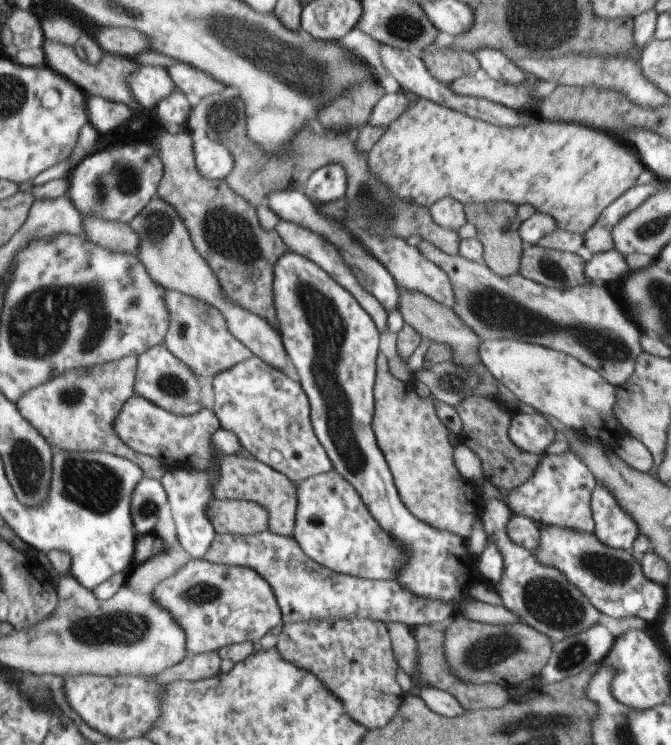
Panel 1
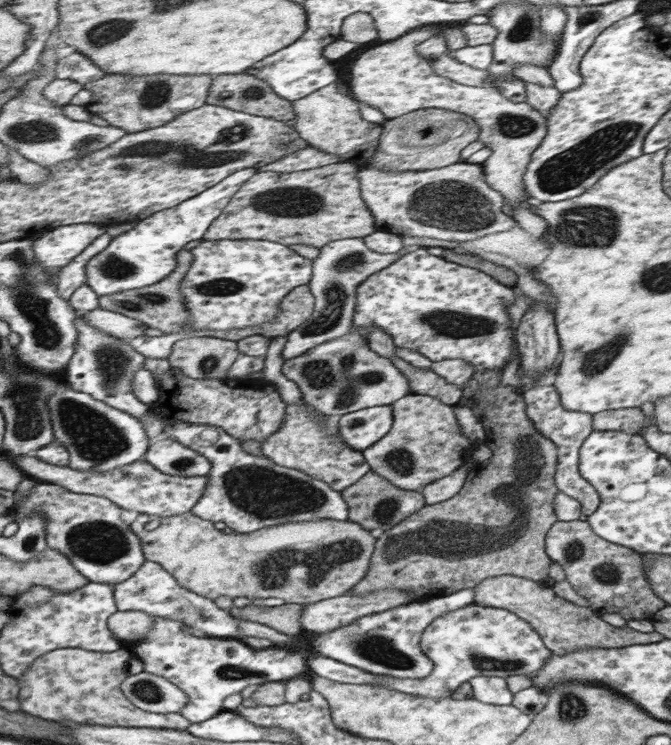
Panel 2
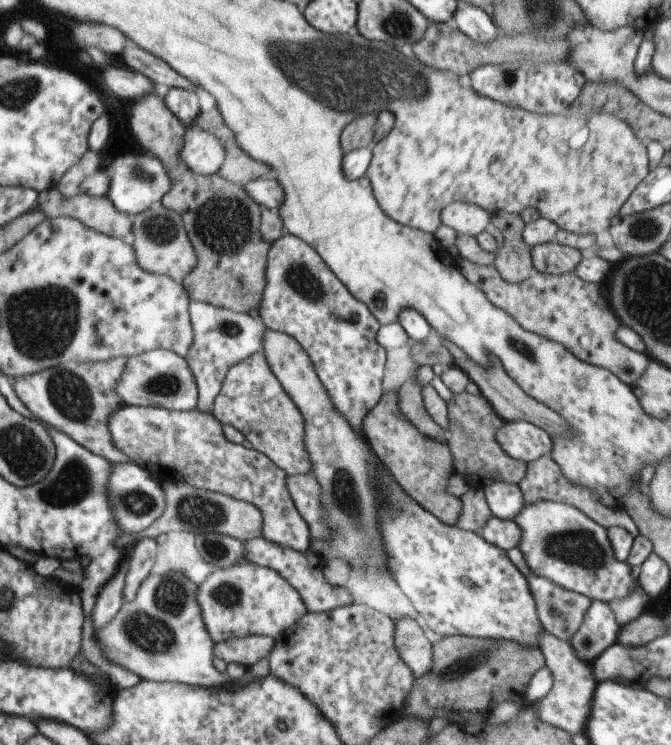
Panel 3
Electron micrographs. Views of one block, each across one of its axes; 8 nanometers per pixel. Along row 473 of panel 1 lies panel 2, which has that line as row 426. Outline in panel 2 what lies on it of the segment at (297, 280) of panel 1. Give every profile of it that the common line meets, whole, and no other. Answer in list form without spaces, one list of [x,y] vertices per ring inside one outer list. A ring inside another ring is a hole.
[[[391,405],[363,408],[349,412],[338,418],[342,440],[358,451],[366,450],[393,428],[393,408]]]

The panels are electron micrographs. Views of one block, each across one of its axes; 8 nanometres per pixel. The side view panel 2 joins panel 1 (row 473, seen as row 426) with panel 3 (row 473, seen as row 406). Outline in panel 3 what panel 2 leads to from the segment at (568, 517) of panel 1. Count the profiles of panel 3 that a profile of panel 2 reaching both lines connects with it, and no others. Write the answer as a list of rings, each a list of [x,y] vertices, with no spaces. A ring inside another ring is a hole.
[[[548,454],[541,456],[540,459],[533,460],[528,464],[528,474],[518,484],[523,496],[523,506],[531,503],[535,505],[540,501],[556,501],[565,505],[572,505],[574,508],[580,509],[586,516],[593,518],[599,525],[604,526],[607,530],[610,527],[622,527],[629,529],[633,537],[639,534],[635,527],[634,521],[628,516],[628,513],[623,509],[612,510],[602,500],[595,495],[594,491],[582,485],[575,485],[565,473],[562,472],[560,465]]]

